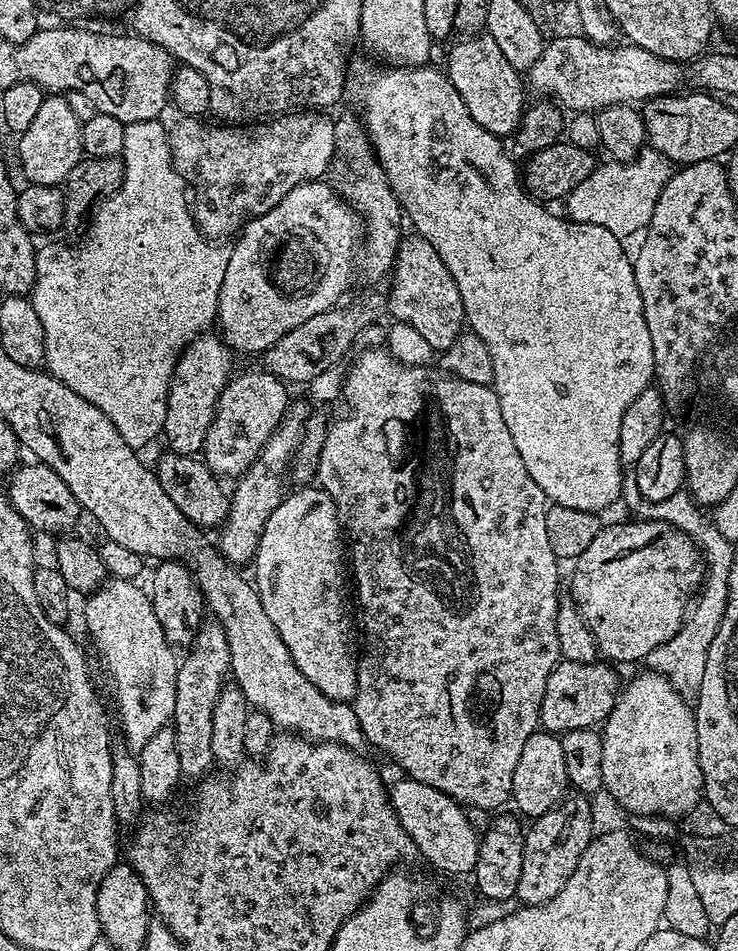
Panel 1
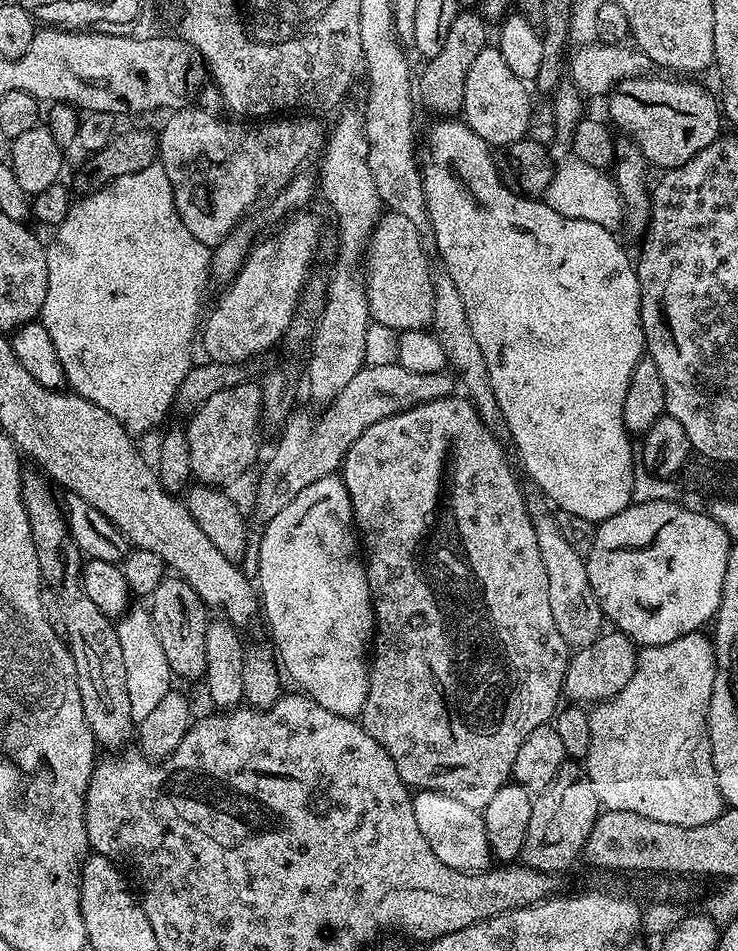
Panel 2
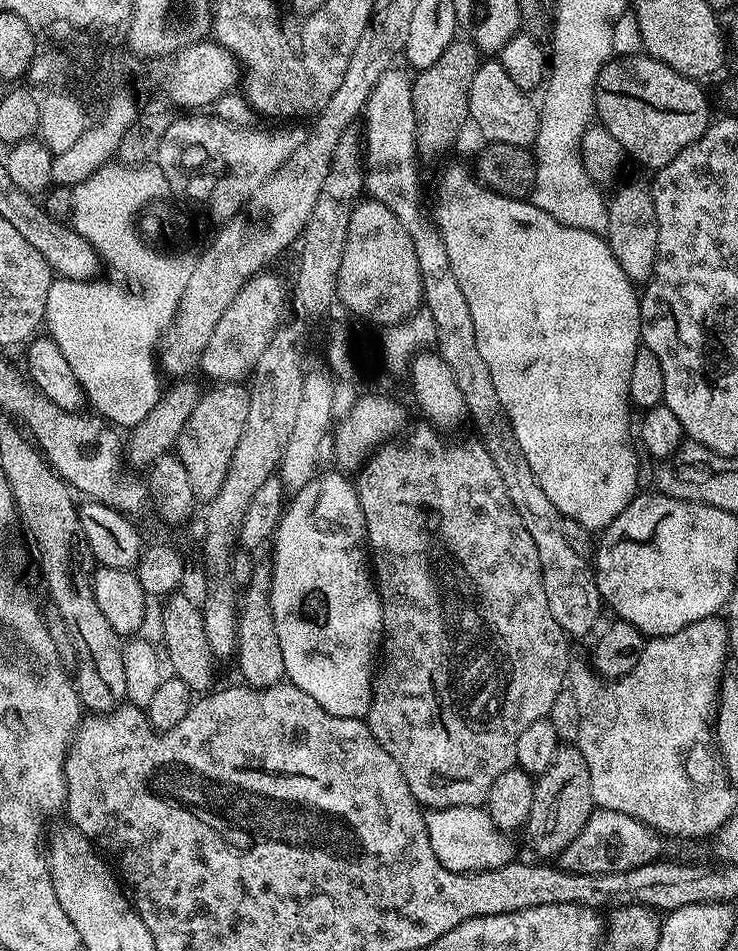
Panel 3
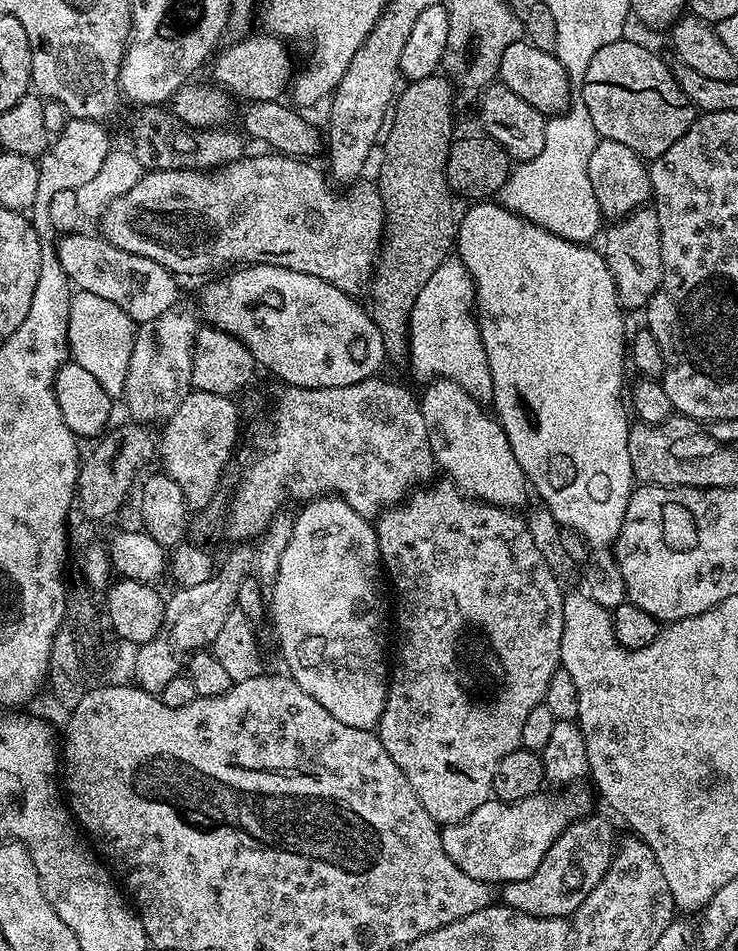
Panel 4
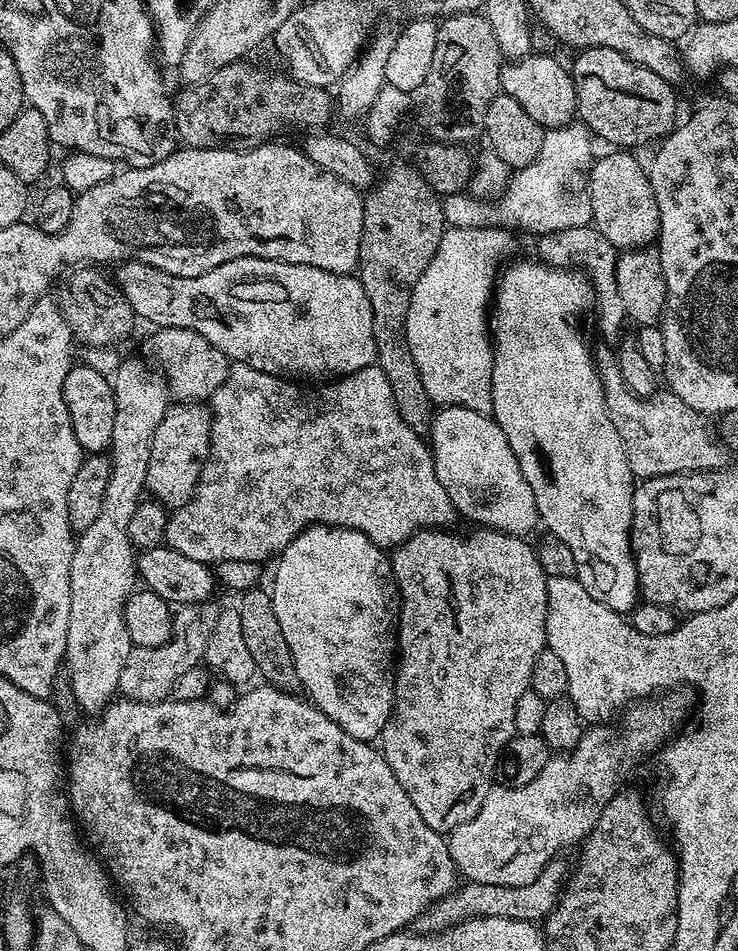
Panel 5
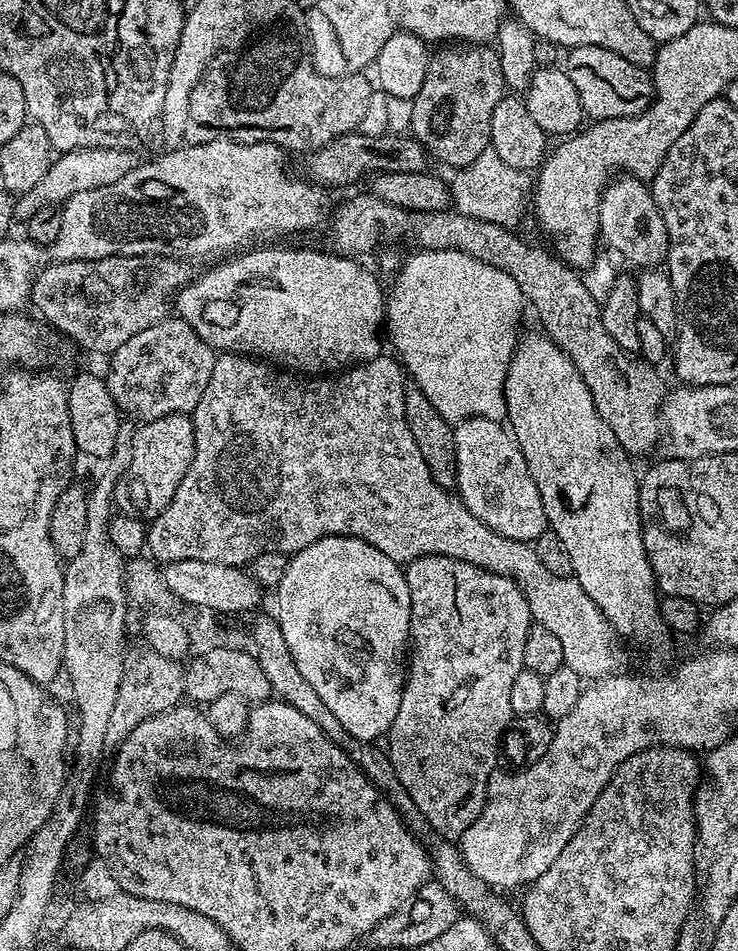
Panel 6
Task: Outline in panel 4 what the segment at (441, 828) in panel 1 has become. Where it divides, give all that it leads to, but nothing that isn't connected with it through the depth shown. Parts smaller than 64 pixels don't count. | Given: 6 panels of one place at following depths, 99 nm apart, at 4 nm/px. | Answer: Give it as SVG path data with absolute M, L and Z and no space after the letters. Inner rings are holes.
M541 790L535 792L530 798L522 798L513 804L505 804L503 800L489 798L485 804L478 806L478 810L470 813L465 820L460 820L456 824L447 825L441 831L442 850L458 866L458 870L463 870L465 874L470 874L470 878L478 878L482 882L493 886L503 886L515 880L525 880L538 870L542 858L546 858L546 850L566 830L574 821L581 819L593 811L591 791L572 792L576 790L564 790L559 796L556 790Z

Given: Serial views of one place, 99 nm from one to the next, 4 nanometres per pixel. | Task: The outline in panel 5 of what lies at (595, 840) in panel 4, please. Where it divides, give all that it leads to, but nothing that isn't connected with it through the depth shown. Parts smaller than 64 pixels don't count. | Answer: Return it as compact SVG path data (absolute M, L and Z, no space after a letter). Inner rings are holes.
M557 858L549 862L542 870L542 874L538 874L534 882L526 882L526 886L490 886L486 882L461 883L447 896L431 904L414 921L415 931L420 934L441 932L474 918L510 918L531 924L543 922L560 902L562 885L566 880L566 868L564 872L562 861L563 859Z

